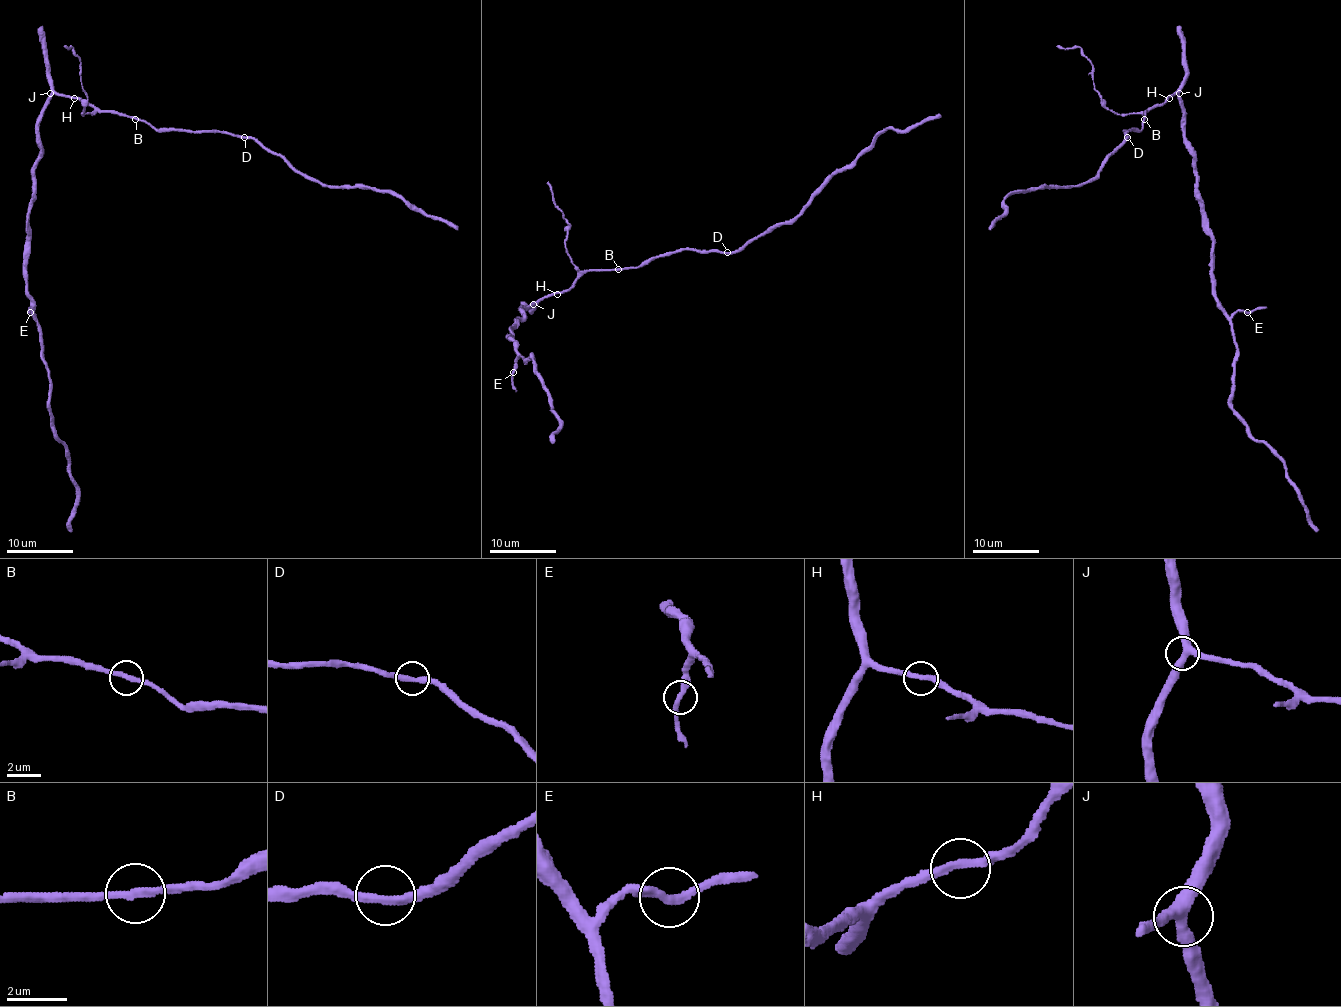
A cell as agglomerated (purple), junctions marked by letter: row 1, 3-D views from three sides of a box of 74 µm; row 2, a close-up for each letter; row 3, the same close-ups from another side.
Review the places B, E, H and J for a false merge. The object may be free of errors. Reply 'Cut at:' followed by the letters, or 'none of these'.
Cut at: none of these

